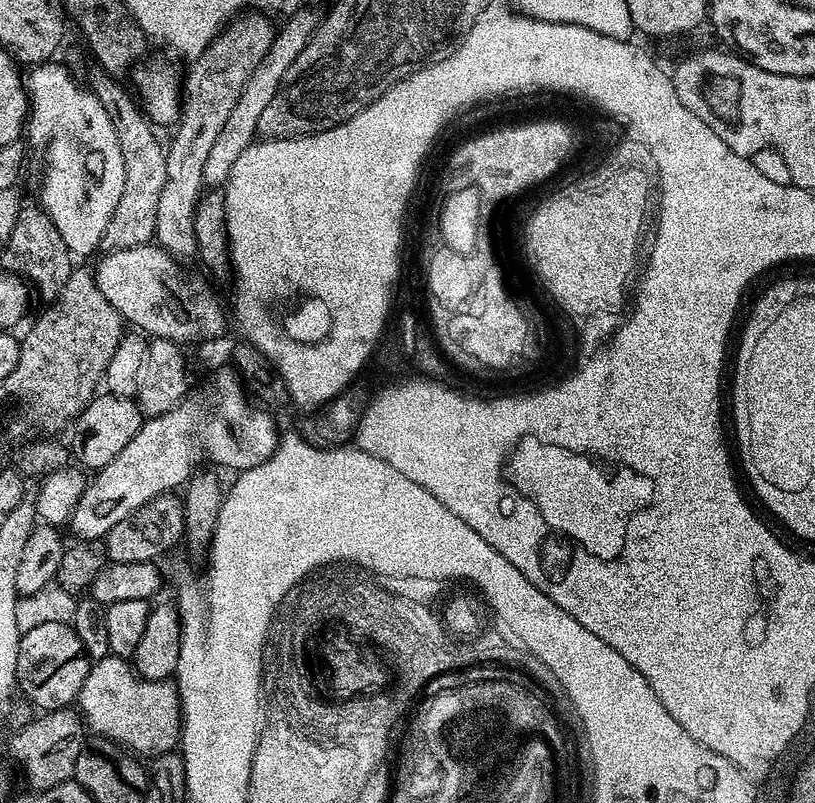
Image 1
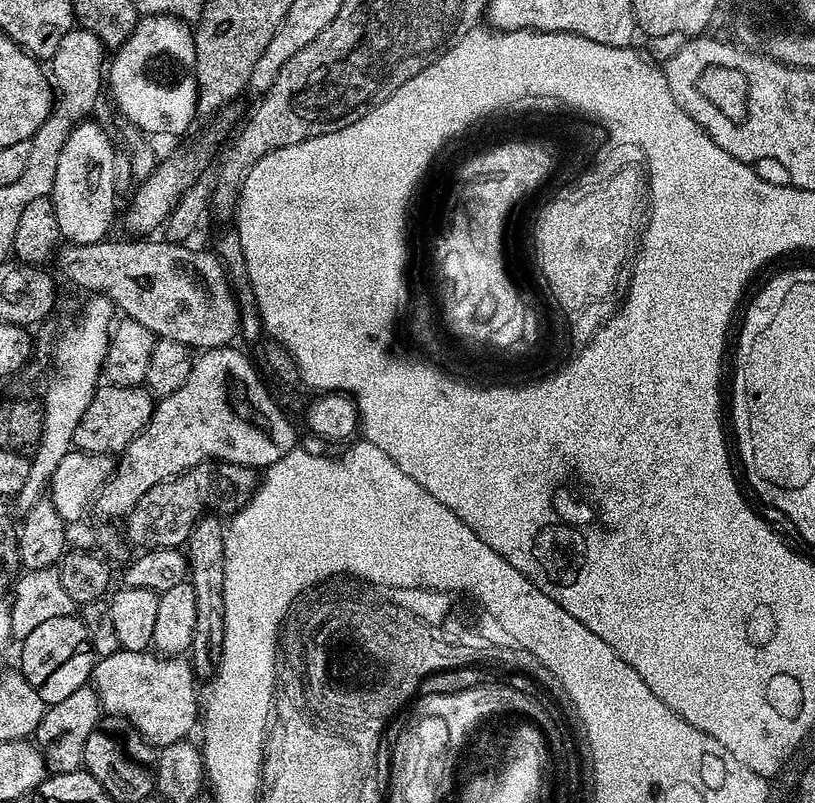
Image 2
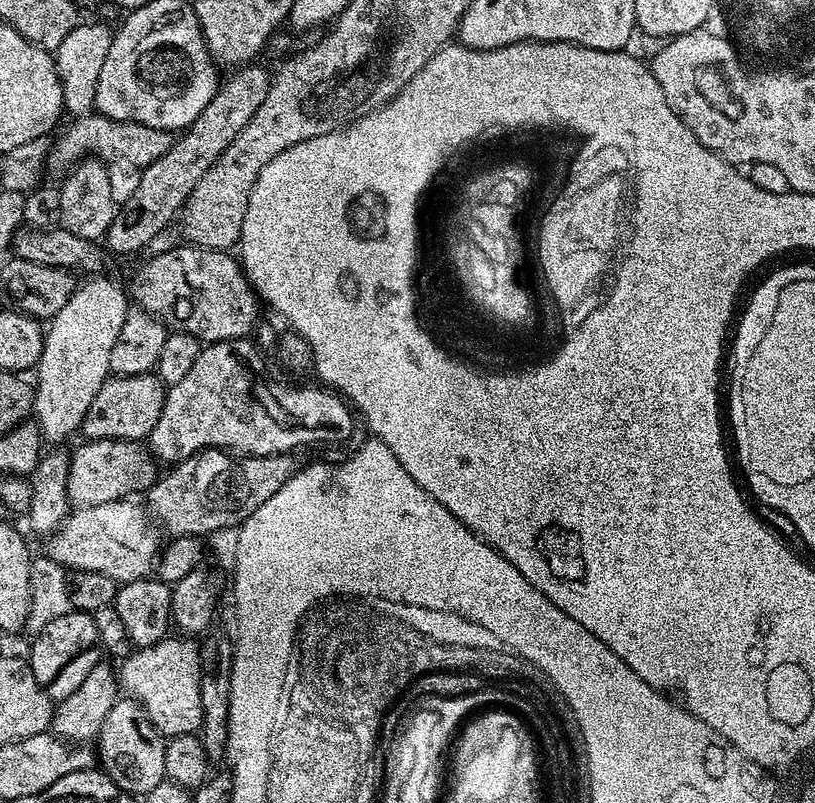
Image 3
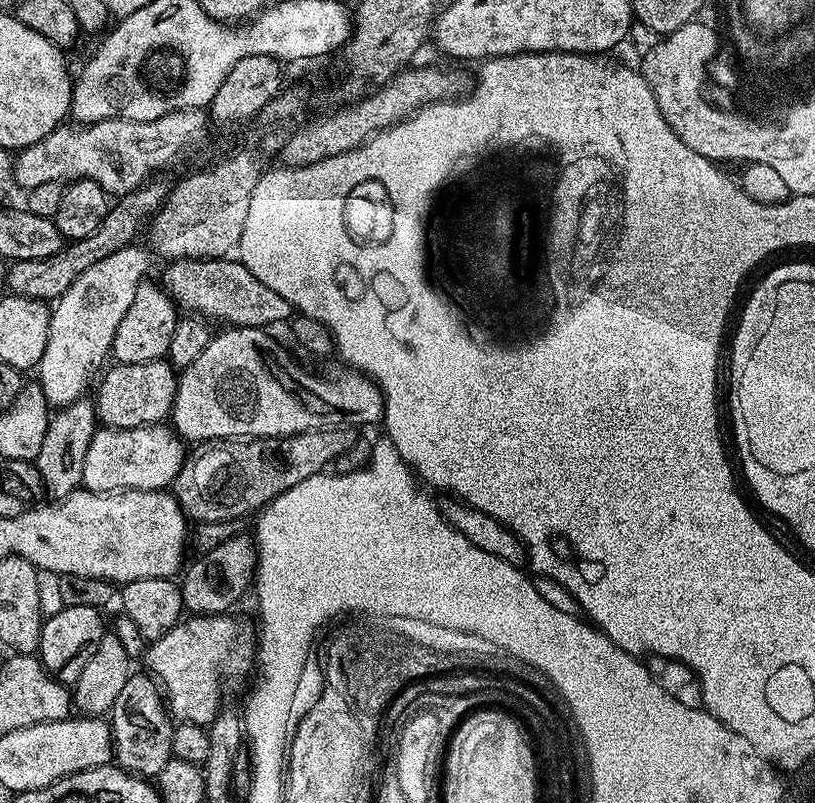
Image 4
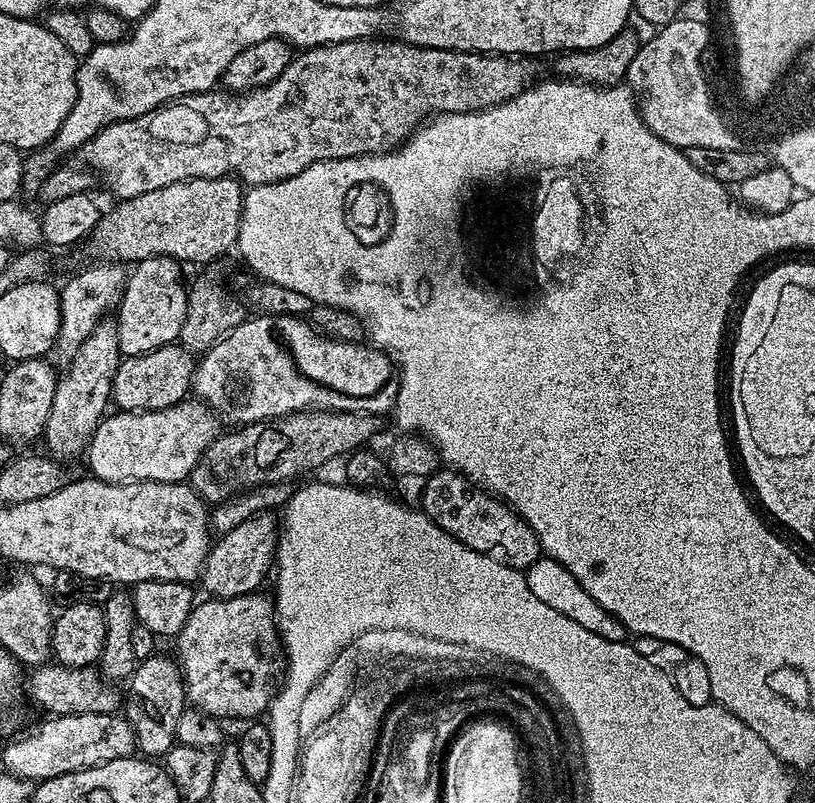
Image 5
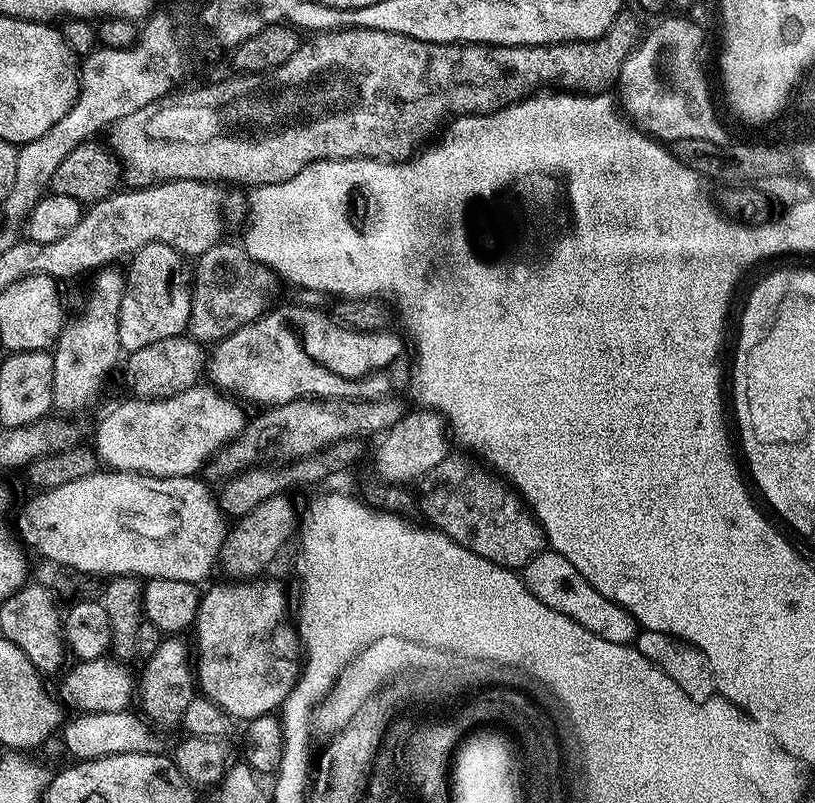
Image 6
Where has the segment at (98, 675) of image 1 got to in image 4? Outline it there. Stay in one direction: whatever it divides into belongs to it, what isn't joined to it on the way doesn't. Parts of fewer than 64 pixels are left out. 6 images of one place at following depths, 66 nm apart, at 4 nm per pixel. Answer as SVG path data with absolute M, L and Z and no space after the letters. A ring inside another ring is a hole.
M234 614L223 615L189 615L175 624L162 638L151 641L146 652L146 661L152 669L151 675L158 681L166 707L177 721L190 724L212 723L212 719L222 711L220 695L224 684L228 688L240 688L253 675L254 665L258 660L258 632L248 620L239 620Z

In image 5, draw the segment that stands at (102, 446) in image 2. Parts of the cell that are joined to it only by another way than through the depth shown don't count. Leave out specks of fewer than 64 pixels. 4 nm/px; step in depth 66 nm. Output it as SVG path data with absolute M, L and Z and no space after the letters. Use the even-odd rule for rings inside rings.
M179 343L167 344L146 354L123 357L112 379L111 403L122 412L153 412L172 408L192 392L197 361Z

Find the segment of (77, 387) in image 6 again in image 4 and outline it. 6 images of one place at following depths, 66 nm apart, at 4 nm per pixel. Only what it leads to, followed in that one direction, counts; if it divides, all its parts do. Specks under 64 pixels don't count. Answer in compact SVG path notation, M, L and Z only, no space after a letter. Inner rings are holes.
M81 398L61 407L49 419L46 439L42 442L42 450L38 450L34 463L40 472L45 493L53 501L64 499L83 485L86 450L94 438L97 427L96 406L88 398Z

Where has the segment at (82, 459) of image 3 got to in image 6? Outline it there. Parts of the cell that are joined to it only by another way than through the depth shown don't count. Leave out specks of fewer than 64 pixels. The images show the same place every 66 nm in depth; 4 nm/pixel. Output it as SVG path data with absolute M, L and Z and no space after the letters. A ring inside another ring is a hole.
M197 383L196 387L188 388L182 394L161 400L128 398L125 404L106 413L104 421L97 426L94 441L97 456L109 469L117 472L141 472L143 476L196 476L207 460L209 463L224 445L244 430L246 423L246 415L231 395L205 384Z

